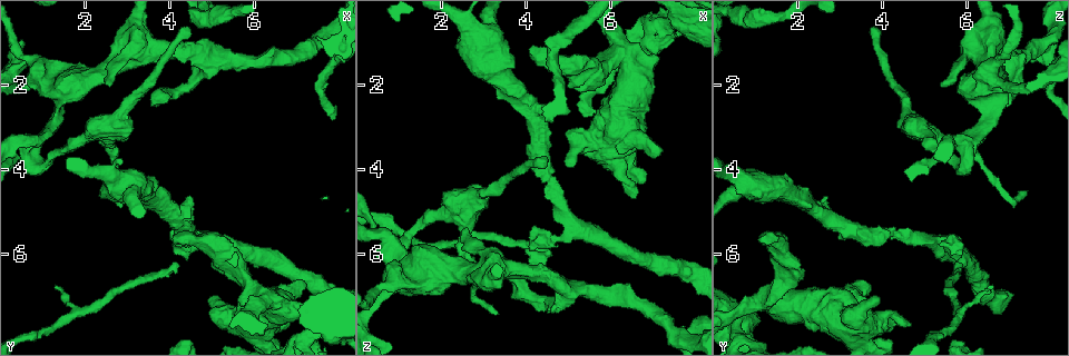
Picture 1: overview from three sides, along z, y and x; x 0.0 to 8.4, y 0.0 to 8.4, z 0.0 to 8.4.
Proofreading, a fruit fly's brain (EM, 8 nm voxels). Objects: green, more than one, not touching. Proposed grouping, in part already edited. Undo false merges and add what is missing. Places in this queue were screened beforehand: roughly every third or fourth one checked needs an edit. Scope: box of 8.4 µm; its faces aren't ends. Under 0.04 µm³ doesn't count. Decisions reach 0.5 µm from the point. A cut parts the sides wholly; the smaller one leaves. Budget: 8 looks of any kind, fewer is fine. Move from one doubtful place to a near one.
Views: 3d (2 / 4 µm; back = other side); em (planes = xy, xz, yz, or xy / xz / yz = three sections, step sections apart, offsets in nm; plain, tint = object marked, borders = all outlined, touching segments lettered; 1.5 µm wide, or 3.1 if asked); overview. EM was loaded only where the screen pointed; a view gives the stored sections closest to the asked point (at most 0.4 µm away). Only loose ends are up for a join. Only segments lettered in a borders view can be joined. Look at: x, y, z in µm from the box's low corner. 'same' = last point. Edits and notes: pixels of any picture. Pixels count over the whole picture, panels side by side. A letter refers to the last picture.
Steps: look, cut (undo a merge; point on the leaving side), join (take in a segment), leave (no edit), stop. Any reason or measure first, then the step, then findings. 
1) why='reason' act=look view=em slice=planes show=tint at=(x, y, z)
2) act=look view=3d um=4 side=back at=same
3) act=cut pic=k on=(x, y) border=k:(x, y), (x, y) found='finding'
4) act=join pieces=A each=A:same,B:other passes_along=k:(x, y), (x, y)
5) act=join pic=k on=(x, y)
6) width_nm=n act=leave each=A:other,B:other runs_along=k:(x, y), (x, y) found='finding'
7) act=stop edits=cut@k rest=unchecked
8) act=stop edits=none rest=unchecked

why='sharp bend' act=look view=3d um=4 at=(7.85, 0.90, 7.95)

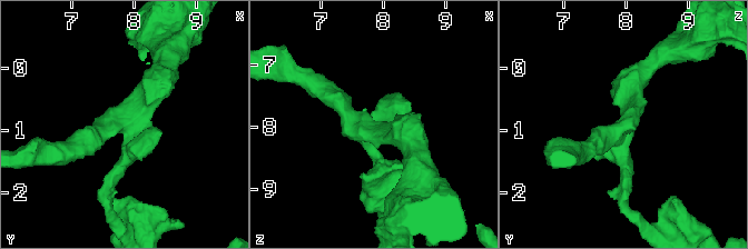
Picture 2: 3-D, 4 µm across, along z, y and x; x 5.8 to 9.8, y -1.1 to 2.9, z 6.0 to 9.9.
why='now the EM' act=look view=em slice=yz step=4 show=tint at=(7.80, 0.90, 7.95)

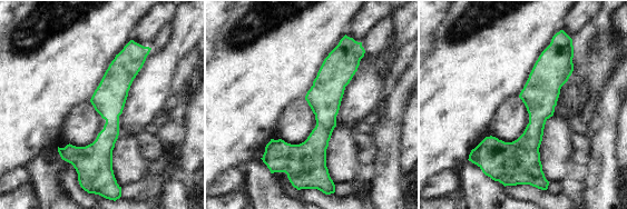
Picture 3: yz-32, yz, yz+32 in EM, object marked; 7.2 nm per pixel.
act=look view=em slice=xy step=4 show=borders at=same

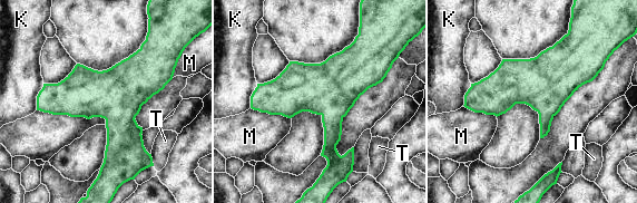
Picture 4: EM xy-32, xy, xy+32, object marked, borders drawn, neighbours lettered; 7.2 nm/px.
act=leave each=K:other,M:other,T:other border=4:(37, 109), (89, 119) found='one cell here'

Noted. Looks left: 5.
why='end of a long branch' act=look view=em slice=planes show=borders at=(4.45, 0.60, 3.75)

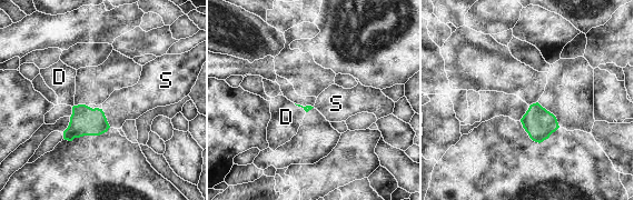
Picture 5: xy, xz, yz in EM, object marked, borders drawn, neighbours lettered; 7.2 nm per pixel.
act=join pieces=S each=D:other,S:same passes_along=5:(85, 120), (106, 118), (128, 103) found='it goes on there'

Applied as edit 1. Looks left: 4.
why='branch stops here' act=look view=em slice=yz step=8 show=borders at=(4.20, 5.65, 1.15)

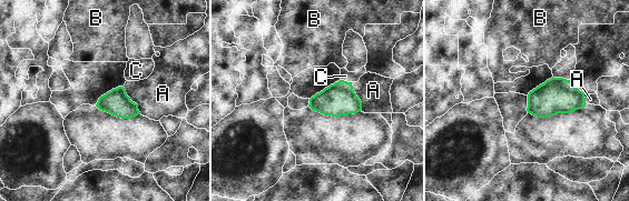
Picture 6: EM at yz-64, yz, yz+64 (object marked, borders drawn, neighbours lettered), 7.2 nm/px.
act=leave each=A:other,B:other,C:other border=6:(123, 87), (140, 113) found='none of them fits'

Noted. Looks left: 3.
act=stop edits=join@5 rest=unchecked

